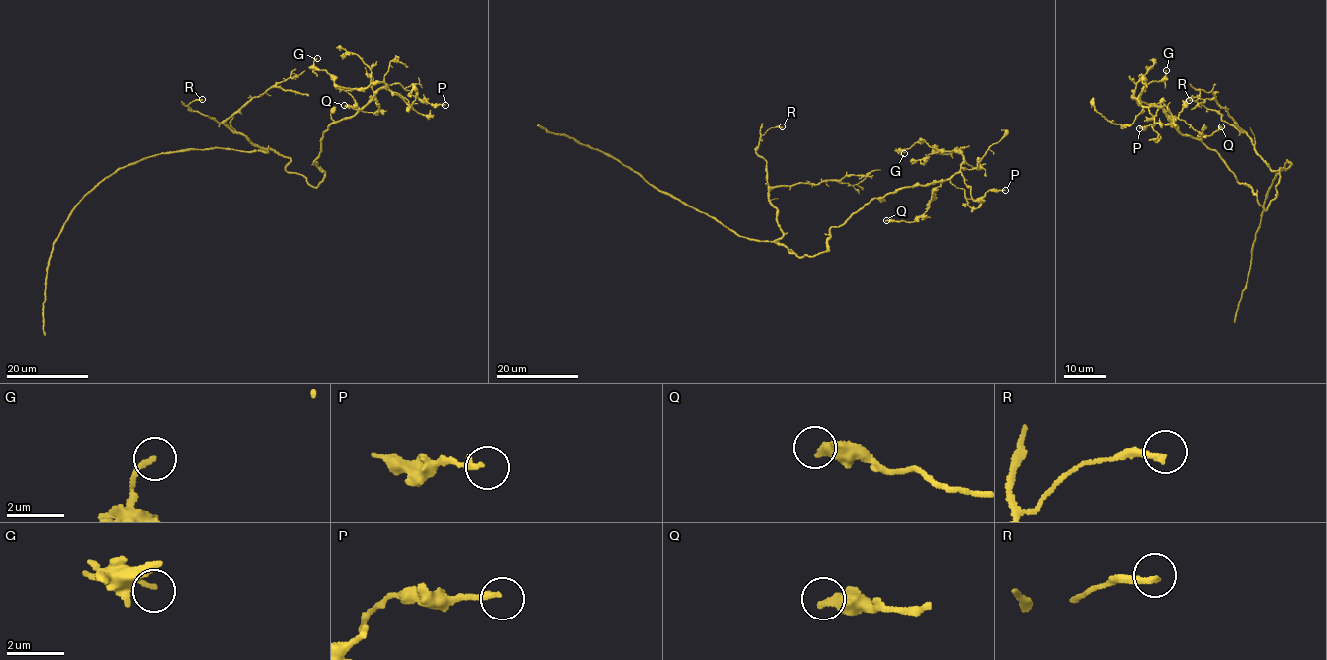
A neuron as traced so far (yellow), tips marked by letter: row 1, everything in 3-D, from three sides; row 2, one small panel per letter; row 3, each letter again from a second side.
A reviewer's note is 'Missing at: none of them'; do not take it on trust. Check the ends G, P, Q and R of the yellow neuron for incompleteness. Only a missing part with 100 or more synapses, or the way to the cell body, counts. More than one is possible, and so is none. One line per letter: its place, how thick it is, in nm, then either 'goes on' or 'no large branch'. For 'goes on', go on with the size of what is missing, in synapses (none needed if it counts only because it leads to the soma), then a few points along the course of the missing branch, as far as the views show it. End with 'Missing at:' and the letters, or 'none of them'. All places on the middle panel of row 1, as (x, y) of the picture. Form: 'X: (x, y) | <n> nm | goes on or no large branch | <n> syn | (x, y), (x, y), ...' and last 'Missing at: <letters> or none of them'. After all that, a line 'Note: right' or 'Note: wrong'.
G: (904, 153) | 160 nm | no large branch
P: (1005, 190) | 220 nm | no large branch
Q: (886, 220) | 400 nm | no large branch
R: (782, 126) | 240 nm | no large branch
Missing at: none of them
Note: right

